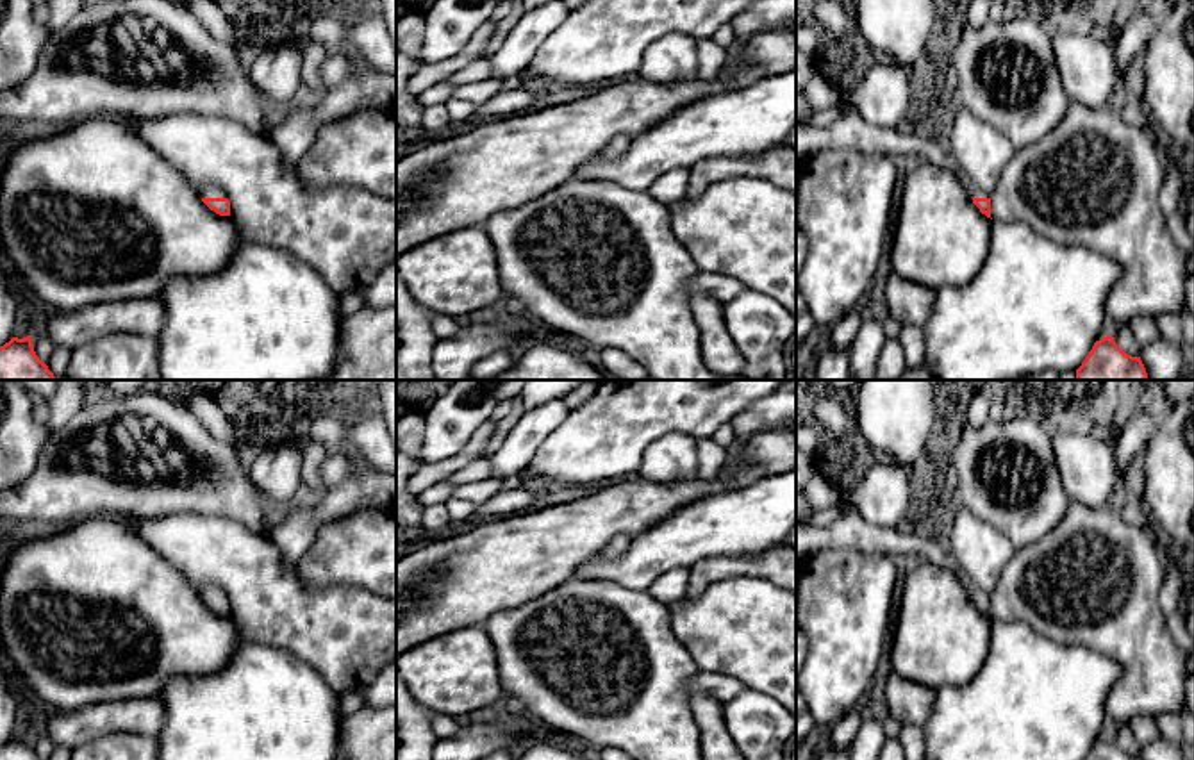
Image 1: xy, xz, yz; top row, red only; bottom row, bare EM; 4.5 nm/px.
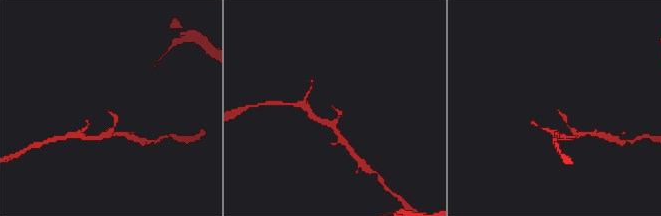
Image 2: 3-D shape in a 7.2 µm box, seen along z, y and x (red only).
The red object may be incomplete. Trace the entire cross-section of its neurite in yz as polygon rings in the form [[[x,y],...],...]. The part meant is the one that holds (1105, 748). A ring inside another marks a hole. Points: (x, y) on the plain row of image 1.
[[[1107,735],[1094,742],[1092,749],[1085,760],[1140,760],[1140,756],[1132,756],[1124,753],[1114,740],[1112,735]]]

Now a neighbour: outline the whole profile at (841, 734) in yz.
[[[848,712],[837,724],[830,728],[825,742],[832,748],[850,746],[866,719],[867,717],[864,712]]]

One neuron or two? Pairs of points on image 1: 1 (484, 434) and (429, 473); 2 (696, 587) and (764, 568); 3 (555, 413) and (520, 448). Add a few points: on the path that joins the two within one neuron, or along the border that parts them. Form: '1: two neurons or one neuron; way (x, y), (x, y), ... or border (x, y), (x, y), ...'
1: one neuron; way (472, 448), (457, 462), (443, 470)
2: one neuron; way (713, 571), (723, 566), (748, 566)
3: one neuron; way (545, 418), (525, 437)

